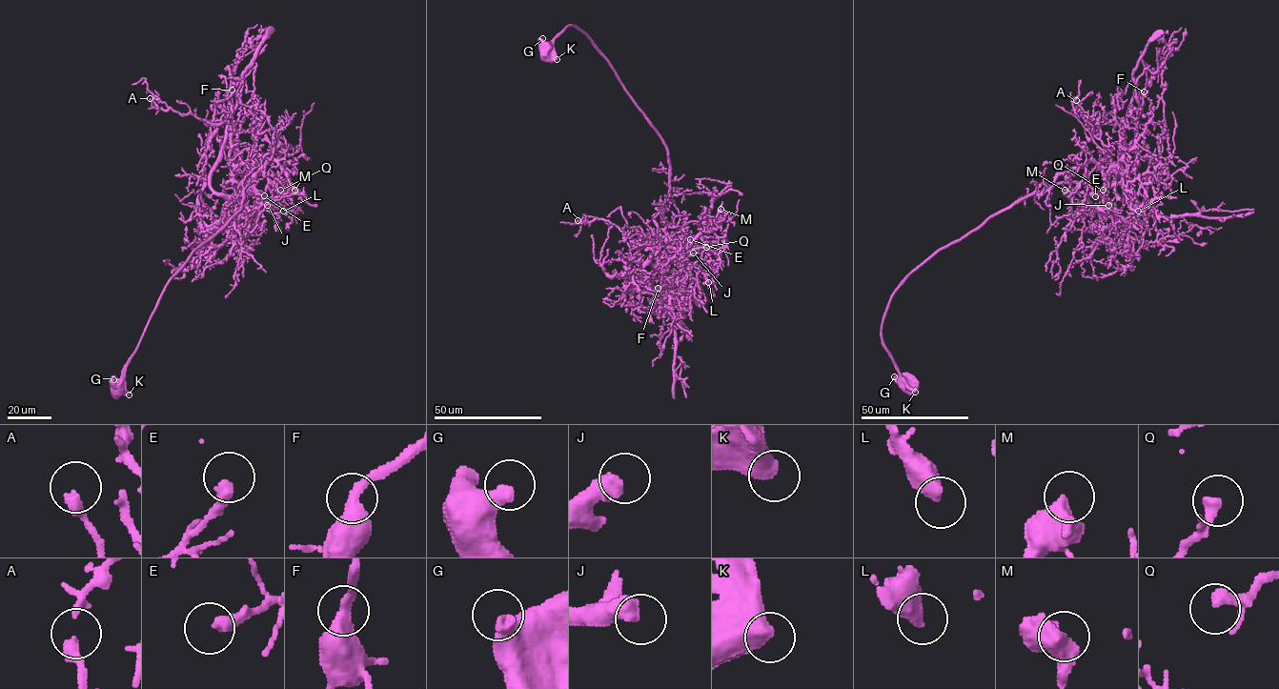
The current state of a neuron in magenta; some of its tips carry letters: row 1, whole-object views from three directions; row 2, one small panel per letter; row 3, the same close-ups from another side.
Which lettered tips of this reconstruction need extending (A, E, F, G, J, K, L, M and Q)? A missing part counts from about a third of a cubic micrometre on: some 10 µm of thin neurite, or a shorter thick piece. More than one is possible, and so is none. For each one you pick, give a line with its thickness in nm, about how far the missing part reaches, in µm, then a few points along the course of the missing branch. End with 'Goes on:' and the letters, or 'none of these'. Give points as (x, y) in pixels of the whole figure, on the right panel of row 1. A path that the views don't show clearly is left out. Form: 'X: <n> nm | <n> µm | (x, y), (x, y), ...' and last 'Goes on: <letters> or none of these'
J: 550 nm | 25 µm | (1108, 205), (1121, 238)
Goes on: J

